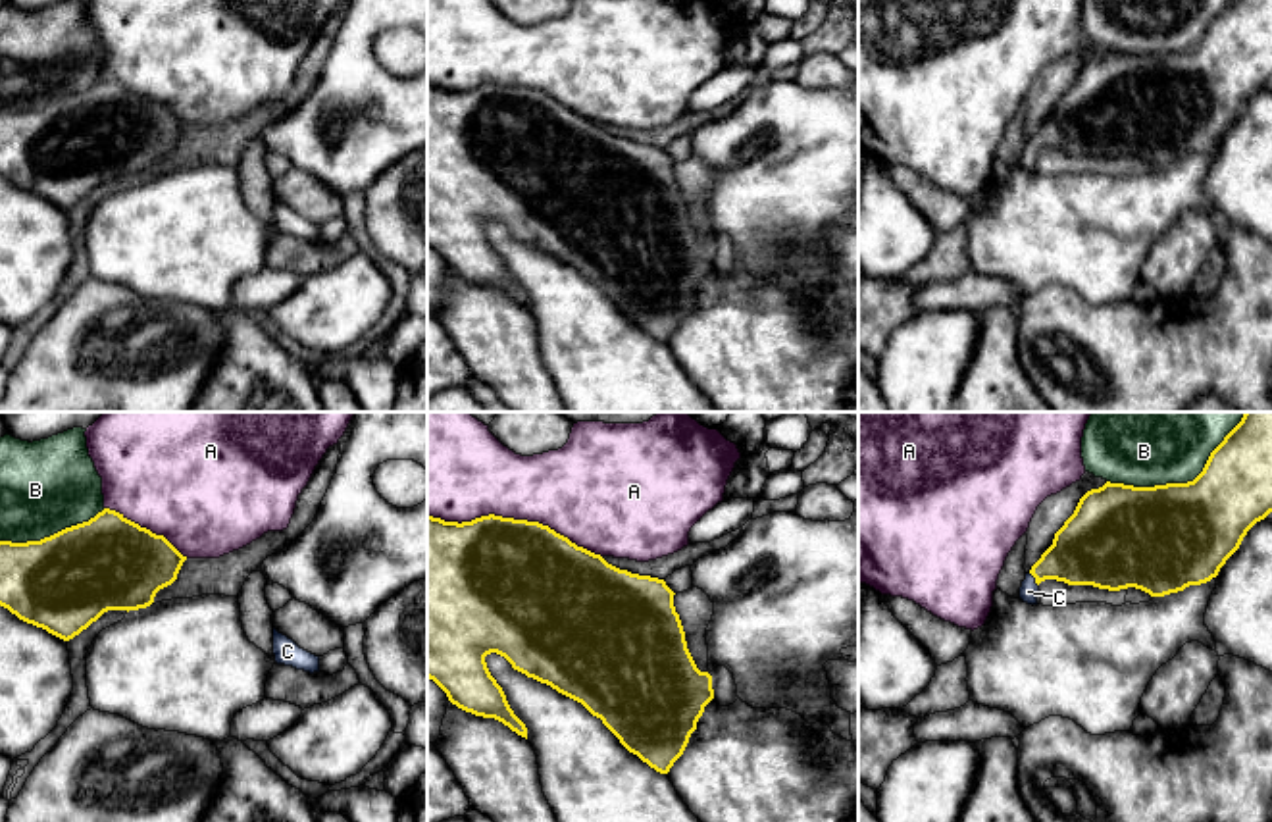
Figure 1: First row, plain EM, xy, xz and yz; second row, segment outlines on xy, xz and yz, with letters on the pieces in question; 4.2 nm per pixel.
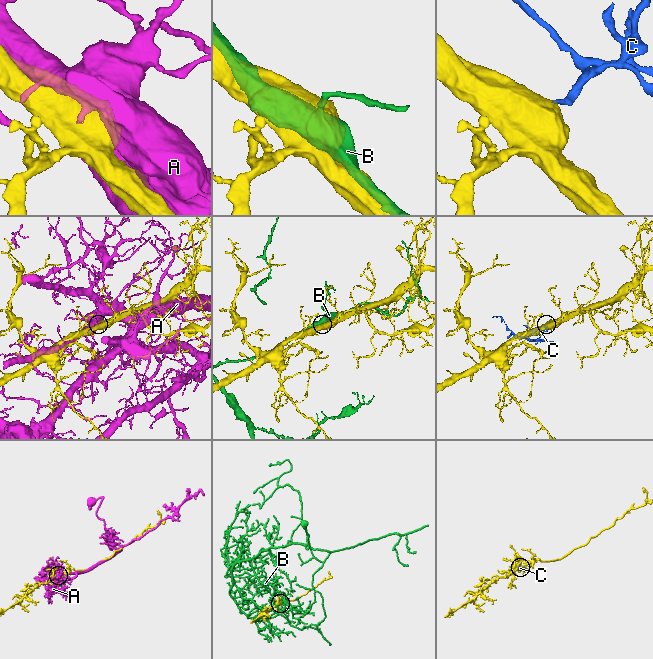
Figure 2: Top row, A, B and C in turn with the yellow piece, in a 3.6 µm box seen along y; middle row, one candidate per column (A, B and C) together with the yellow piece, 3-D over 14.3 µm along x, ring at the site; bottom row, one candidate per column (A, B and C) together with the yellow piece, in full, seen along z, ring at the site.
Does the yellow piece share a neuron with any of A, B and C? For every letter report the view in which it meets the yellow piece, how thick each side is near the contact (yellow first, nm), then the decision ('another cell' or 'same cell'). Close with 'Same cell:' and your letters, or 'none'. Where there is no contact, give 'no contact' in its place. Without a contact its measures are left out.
A: meets yellow in xz; 500 nm thick on the yellow side, 360 nm on the other; another cell
B: meets yellow in yz; 460 nm thick on the yellow side, 240 nm on the other; another cell
C: meets yellow in yz; 280 nm thick on the yellow side, 80 nm on the other; same cell
Same cell: C

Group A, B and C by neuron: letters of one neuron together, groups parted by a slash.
A / B / C

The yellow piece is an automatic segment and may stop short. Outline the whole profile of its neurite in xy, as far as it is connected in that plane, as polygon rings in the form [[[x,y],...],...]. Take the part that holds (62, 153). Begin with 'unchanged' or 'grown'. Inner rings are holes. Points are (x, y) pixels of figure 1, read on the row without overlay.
unchanged; [[[104,77],[89,90],[40,110],[0,110],[0,175],[19,189],[69,210],[108,179],[139,179],[171,154],[187,125],[164,104]]]

